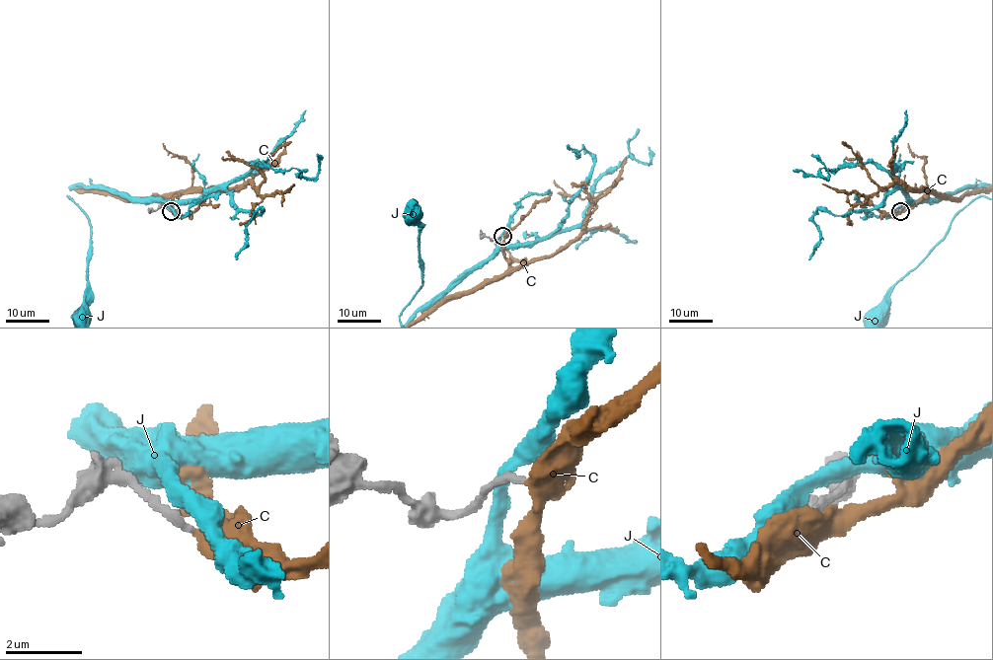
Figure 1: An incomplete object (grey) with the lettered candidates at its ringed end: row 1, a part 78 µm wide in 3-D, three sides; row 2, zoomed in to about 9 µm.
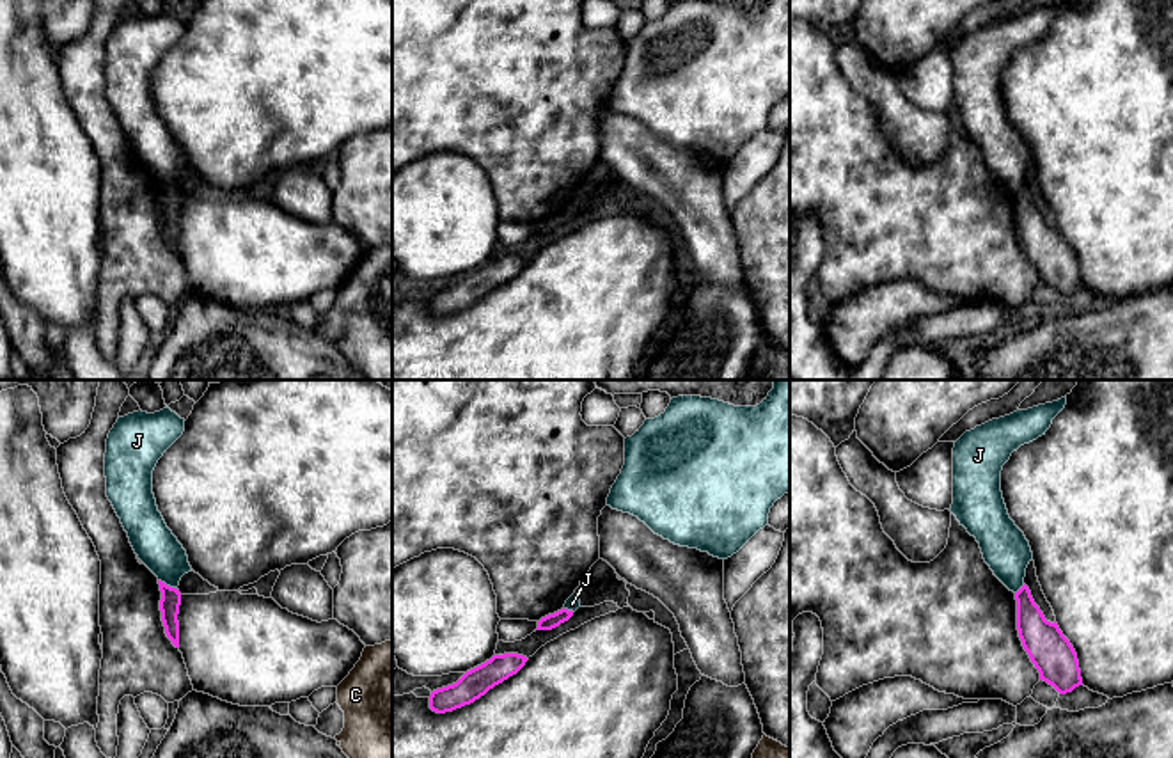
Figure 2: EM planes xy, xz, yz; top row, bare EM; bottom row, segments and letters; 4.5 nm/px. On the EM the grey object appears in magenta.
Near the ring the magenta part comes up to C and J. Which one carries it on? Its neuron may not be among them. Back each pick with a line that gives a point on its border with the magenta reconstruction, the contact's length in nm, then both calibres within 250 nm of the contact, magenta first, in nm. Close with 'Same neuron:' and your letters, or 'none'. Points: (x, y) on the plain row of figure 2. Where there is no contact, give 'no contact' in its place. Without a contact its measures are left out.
C: no contact
Same neuron: C

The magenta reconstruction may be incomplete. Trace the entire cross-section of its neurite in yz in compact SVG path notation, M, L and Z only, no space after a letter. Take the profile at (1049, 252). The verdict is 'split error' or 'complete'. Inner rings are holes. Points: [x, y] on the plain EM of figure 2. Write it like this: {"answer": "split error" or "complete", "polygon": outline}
{"answer": "complete", "polygon": "M1026 186L1015 195L1015 202L1019 240L1040 275L1040 282L1052 288L1059 296L1082 288L1074 249L1056 224L1045 222Z"}

